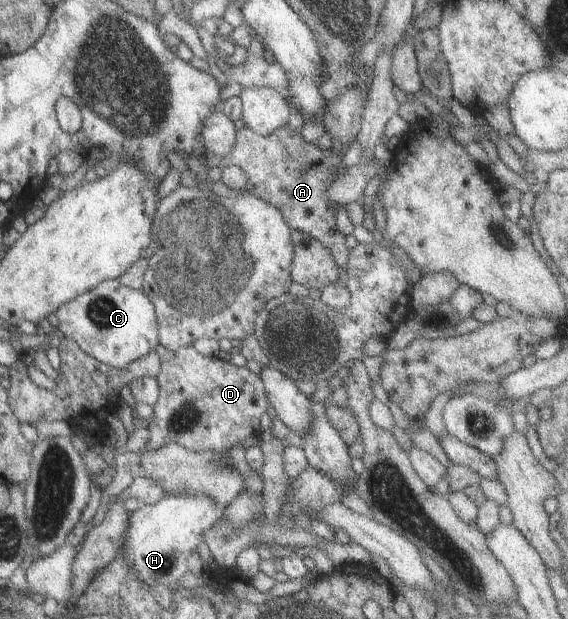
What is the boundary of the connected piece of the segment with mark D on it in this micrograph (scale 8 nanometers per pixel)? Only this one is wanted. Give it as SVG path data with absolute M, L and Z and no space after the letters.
M191 345L167 351L154 347L160 366L153 378L158 386L157 400L145 422L149 438L139 454L149 454L161 446L177 444L187 452L213 452L223 455L233 445L258 435L259 420L268 401L258 374L231 365L218 357L203 357Z

